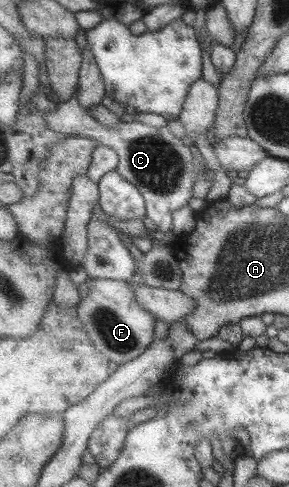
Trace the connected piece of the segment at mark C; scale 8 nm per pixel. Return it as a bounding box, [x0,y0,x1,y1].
[45,86,193,233]

